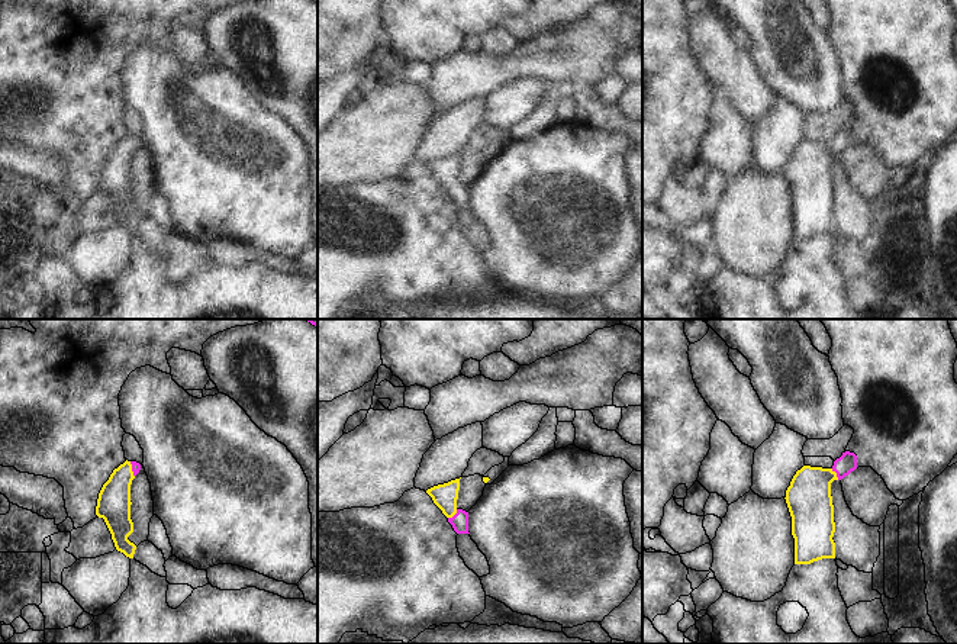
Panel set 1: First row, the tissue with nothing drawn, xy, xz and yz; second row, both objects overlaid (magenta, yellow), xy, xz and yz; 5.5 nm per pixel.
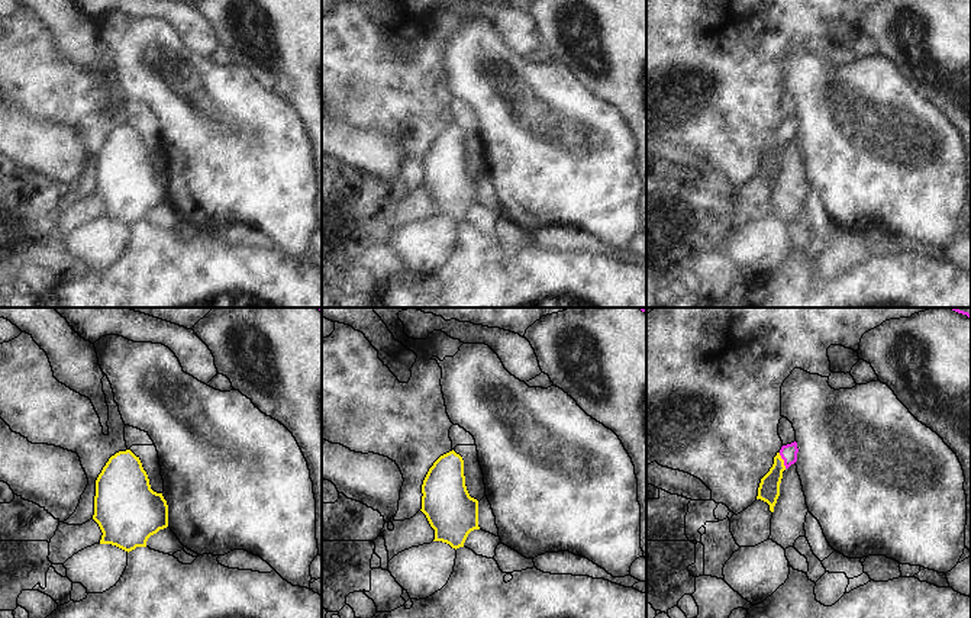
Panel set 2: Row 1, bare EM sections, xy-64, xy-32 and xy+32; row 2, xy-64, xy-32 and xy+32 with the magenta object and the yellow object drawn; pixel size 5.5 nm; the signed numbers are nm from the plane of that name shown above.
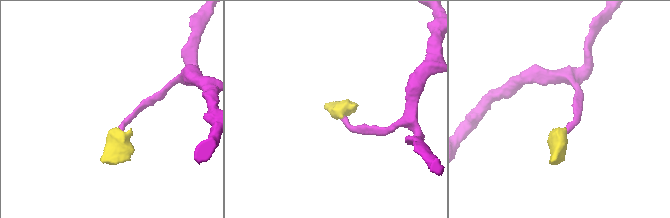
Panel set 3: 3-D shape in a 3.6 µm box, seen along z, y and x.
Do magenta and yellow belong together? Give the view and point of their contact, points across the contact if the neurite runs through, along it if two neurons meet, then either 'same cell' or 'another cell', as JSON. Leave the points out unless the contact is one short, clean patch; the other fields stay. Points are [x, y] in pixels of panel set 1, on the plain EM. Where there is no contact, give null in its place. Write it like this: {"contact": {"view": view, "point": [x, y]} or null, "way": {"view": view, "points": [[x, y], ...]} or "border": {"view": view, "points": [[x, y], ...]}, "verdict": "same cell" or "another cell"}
{"contact": {"view": "yz", "point": [837, 150]}, "way": {"view": "yz", "points": [[847, 138], [837, 150], [808, 173]]}, "verdict": "same cell"}

